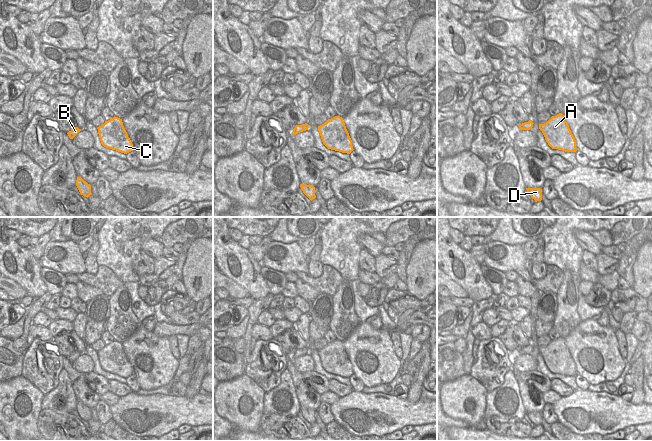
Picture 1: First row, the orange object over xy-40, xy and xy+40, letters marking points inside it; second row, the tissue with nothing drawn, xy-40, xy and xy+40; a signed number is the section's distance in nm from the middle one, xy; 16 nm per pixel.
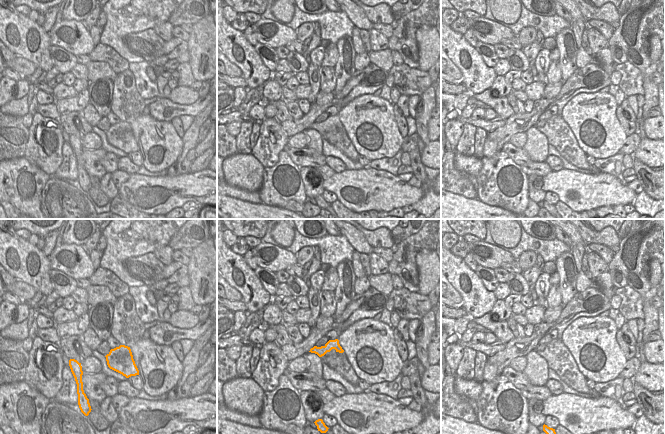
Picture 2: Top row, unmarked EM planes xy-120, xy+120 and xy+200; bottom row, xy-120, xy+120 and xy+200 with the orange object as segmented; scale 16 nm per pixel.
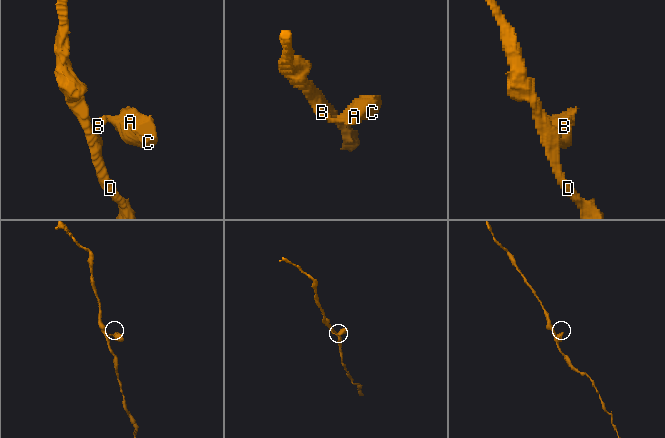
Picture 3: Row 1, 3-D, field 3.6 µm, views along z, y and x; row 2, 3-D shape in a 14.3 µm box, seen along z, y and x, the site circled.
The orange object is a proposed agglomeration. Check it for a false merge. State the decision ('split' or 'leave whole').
leave whole

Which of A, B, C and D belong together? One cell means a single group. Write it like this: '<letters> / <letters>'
A B C D

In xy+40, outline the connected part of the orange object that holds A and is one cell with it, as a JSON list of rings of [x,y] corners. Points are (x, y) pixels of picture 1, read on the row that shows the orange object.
[[[562,113],[552,116],[546,123],[539,124],[546,142],[552,149],[558,149],[565,152],[576,152],[576,141],[565,121]]]

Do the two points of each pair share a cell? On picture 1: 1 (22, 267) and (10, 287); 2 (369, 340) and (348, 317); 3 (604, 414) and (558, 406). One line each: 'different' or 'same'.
1: different
2: different
3: same

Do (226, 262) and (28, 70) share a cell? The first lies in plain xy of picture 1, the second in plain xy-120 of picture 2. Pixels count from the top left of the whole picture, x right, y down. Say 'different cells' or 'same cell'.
different cells

